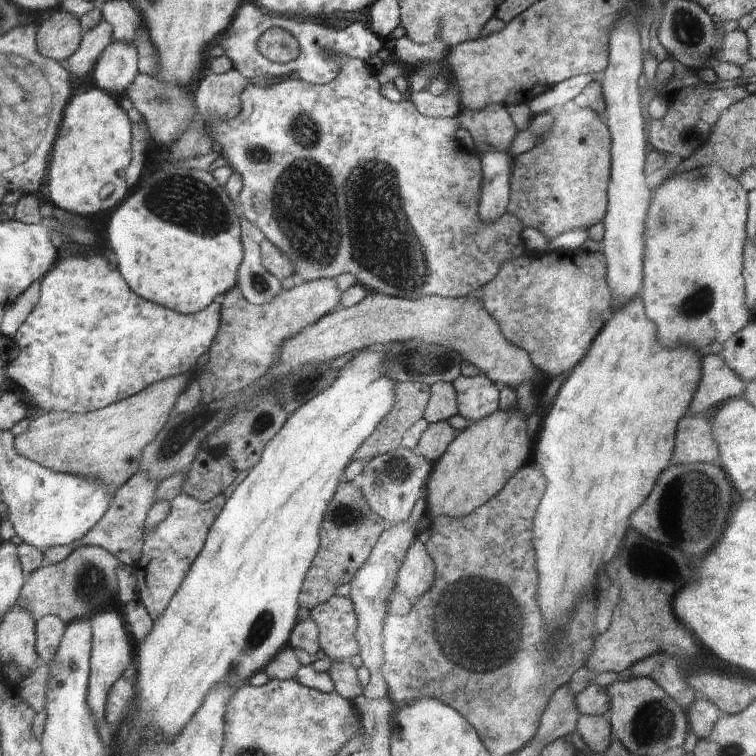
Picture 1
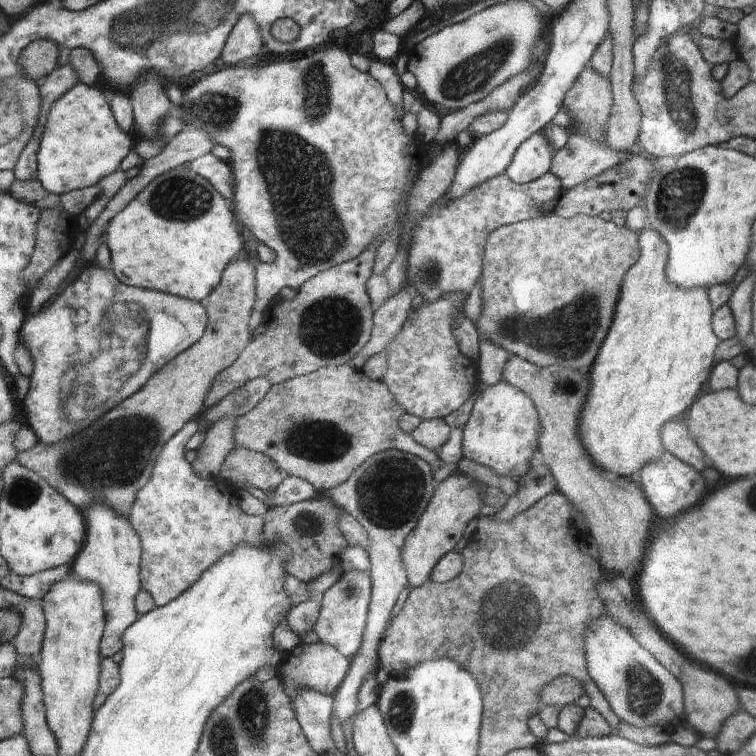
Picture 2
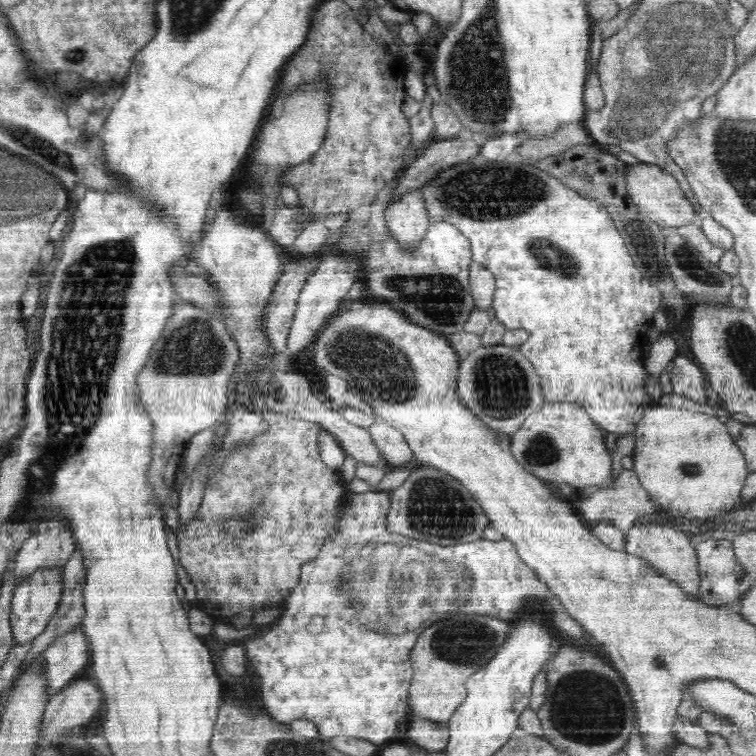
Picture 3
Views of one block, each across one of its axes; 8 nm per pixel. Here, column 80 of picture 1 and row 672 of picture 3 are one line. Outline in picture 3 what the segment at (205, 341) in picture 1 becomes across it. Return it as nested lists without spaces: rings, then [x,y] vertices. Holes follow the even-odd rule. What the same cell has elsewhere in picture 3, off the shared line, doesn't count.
[[[369,491],[361,494],[352,493],[346,506],[343,508],[346,513],[344,519],[339,524],[340,529],[332,534],[332,537],[326,540],[320,554],[312,562],[306,562],[306,566],[302,566],[300,570],[300,578],[296,587],[294,587],[286,602],[283,602],[282,614],[272,623],[272,627],[268,632],[264,632],[260,638],[249,639],[242,642],[246,649],[248,665],[254,668],[258,676],[260,676],[262,699],[264,710],[278,722],[290,723],[296,718],[302,718],[314,722],[319,734],[326,738],[334,738],[334,736],[352,736],[352,738],[364,738],[370,740],[374,744],[382,744],[384,740],[390,740],[396,730],[398,730],[398,722],[404,718],[406,710],[408,710],[408,696],[410,678],[412,678],[413,669],[410,663],[410,653],[414,643],[417,641],[418,635],[432,622],[442,620],[446,616],[454,616],[454,614],[470,614],[470,612],[478,612],[478,614],[486,614],[486,616],[494,616],[494,618],[502,618],[502,620],[514,620],[518,618],[518,614],[522,614],[522,610],[526,610],[526,606],[541,606],[545,610],[545,614],[549,614],[550,622],[553,622],[555,636],[561,639],[566,645],[588,644],[593,647],[594,651],[601,654],[602,648],[592,640],[587,632],[582,628],[578,621],[566,612],[558,597],[550,592],[548,585],[545,585],[535,573],[531,570],[518,555],[516,545],[504,538],[499,541],[478,540],[478,542],[465,542],[464,544],[454,546],[442,546],[430,544],[424,541],[403,537],[402,535],[391,533],[386,529],[386,520],[388,510],[390,510],[389,492],[386,491]]]

